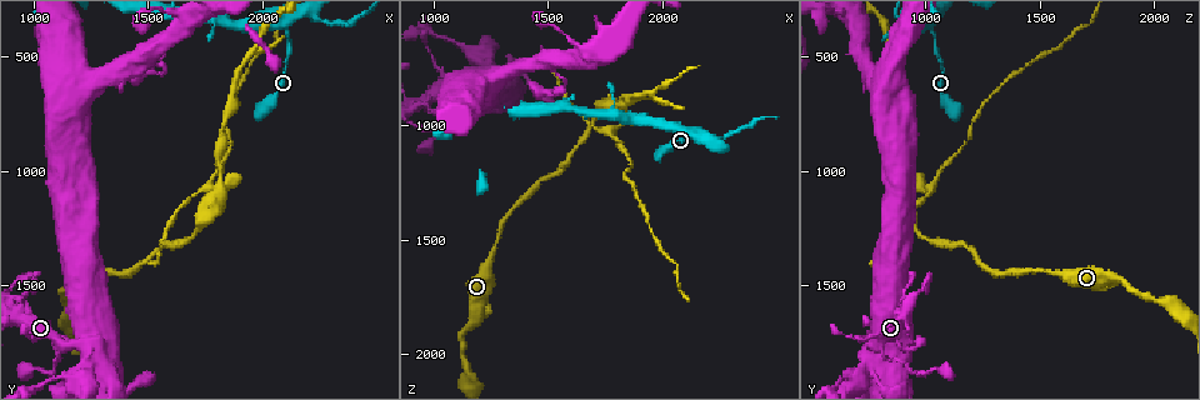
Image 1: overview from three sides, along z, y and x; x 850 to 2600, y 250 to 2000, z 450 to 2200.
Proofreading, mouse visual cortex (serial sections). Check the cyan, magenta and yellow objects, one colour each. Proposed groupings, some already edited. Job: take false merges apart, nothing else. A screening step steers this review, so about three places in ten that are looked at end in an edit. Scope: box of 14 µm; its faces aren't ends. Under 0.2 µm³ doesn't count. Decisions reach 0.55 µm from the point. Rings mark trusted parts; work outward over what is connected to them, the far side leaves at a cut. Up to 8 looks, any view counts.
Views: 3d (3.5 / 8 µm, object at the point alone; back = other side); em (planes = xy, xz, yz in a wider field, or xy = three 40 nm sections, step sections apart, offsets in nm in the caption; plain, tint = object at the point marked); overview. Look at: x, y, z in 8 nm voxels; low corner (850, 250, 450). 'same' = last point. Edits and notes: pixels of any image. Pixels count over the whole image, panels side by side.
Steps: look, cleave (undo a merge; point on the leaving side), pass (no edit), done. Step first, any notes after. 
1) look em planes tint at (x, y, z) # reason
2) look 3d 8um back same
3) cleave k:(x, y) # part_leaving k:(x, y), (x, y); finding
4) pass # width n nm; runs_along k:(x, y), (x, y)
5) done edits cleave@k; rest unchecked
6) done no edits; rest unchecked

look 3d 3.5um at (1210, 1770, 750) # sharp bend

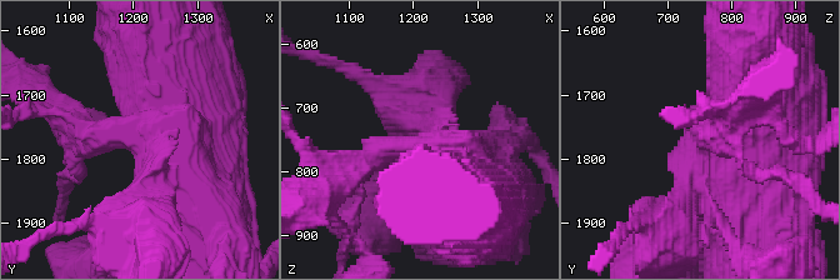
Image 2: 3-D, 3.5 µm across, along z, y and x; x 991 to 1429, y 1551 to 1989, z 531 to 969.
look em xy step 5 plain at (1215, 1765, 760)

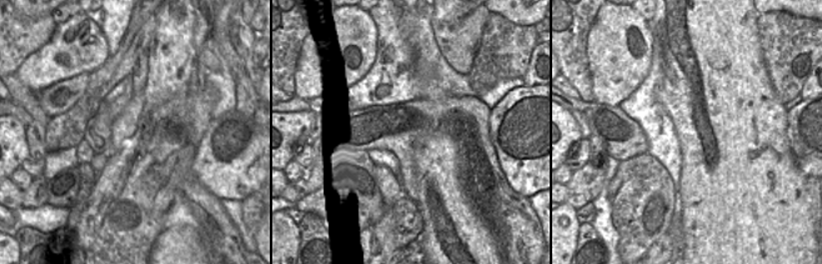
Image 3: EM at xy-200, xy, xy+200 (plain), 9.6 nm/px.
look em xy step 5 tint same # where the object lies

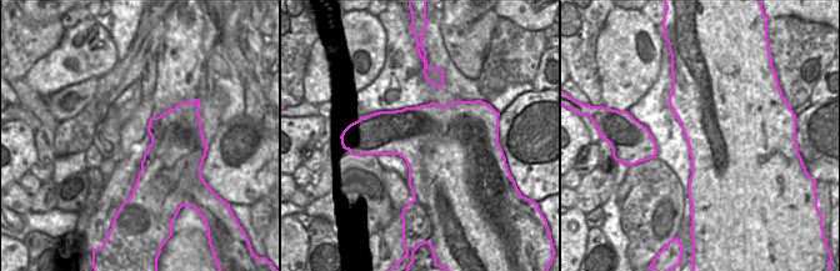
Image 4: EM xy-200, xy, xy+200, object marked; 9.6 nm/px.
cleave 2:(465, 149) # part_leaving 2:(421, 148), (453, 170), (440, 199); two cells meet here

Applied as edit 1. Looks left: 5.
look overview # see it whole again

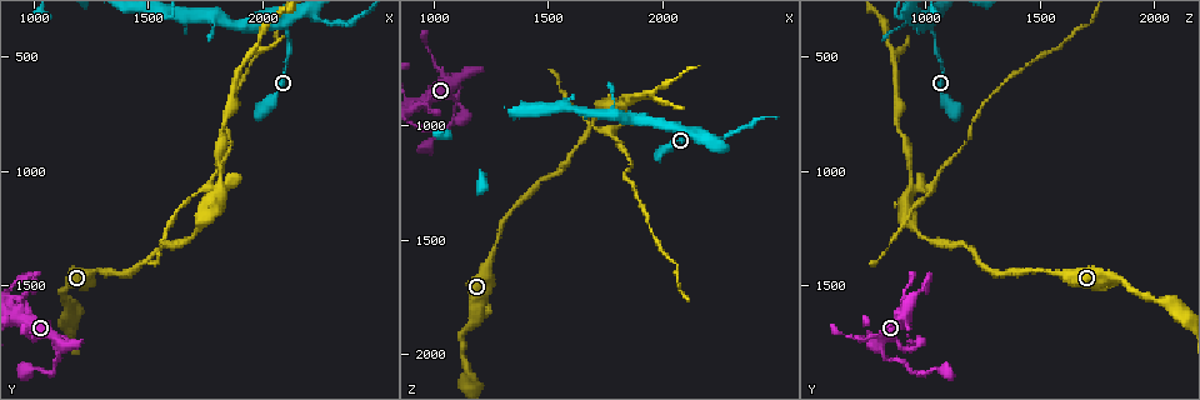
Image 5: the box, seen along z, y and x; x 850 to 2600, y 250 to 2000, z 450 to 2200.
look 3d 3.5um back at (1820, 1080, 930) # thin neck

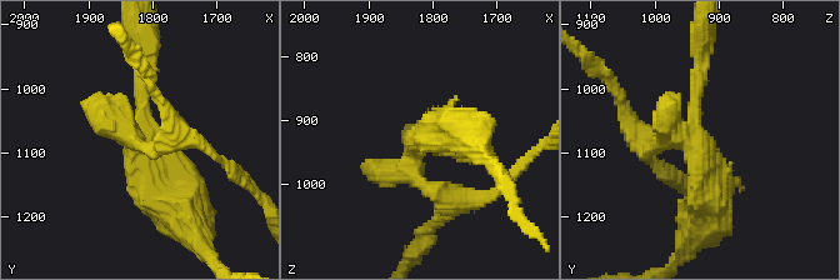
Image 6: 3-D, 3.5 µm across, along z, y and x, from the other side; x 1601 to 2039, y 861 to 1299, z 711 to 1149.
look em planes tint at (1825, 1085, 940) # now the EM

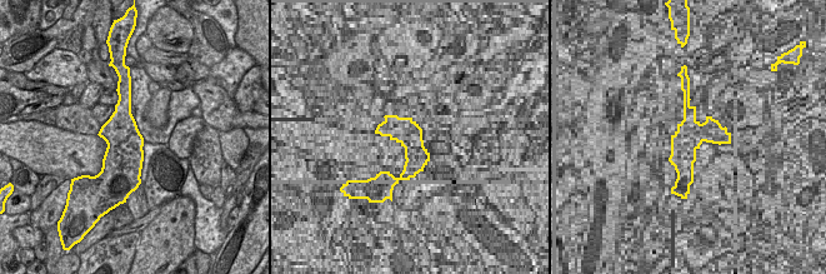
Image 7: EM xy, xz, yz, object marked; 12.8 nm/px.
cleave 6:(93, 120) # part_leaving 6:(679, 140), (646, 148), (615, 90); a second cell is stuck on

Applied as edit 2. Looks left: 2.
done edits cleave@2, cleave@6; rest unchecked

